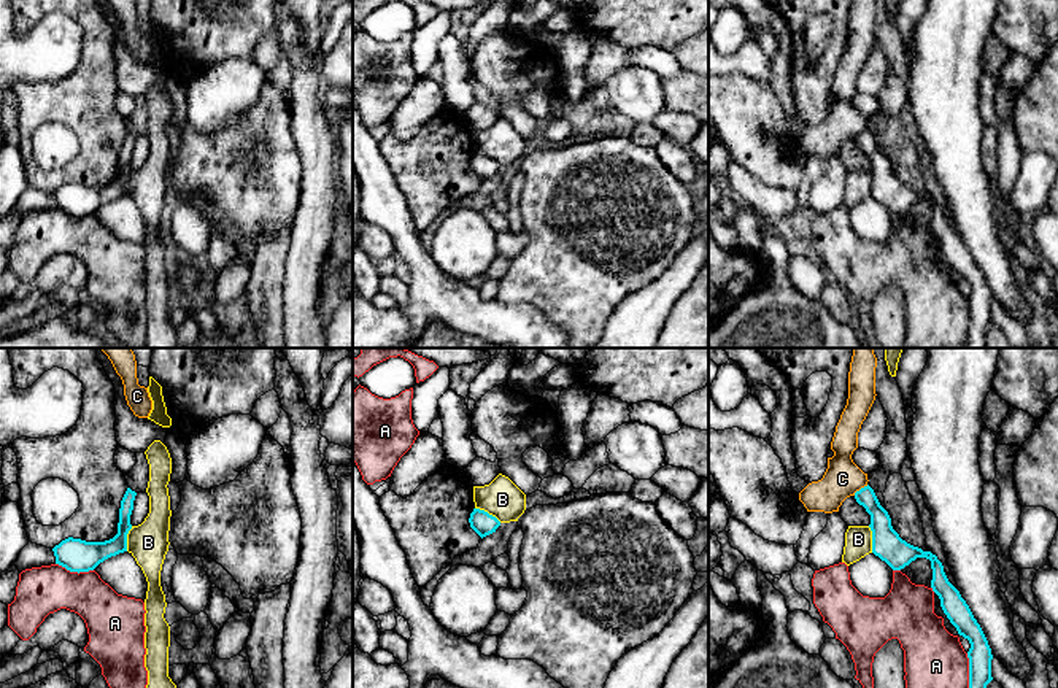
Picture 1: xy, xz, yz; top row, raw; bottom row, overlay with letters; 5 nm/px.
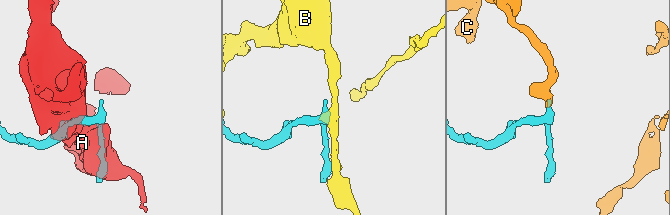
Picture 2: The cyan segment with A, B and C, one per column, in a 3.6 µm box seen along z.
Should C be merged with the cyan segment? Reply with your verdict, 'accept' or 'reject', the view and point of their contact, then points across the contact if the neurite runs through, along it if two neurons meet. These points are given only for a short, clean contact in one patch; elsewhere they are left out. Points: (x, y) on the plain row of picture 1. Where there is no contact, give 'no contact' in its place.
reject; meets cyan in yz at (861, 132); border along yz (868, 129), (853, 139)

